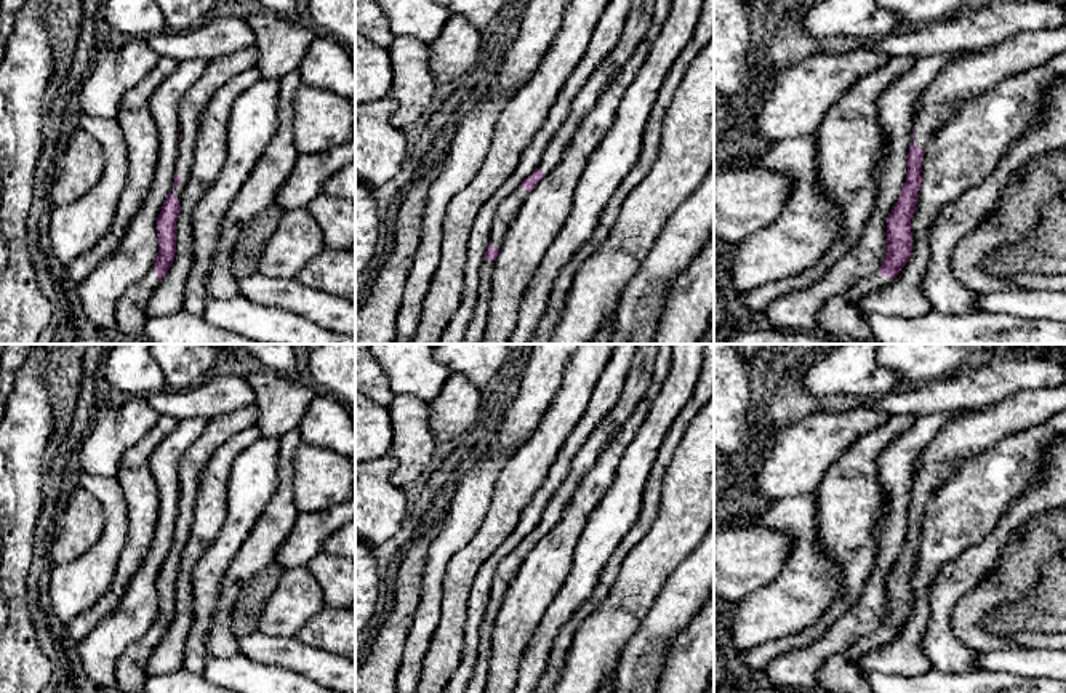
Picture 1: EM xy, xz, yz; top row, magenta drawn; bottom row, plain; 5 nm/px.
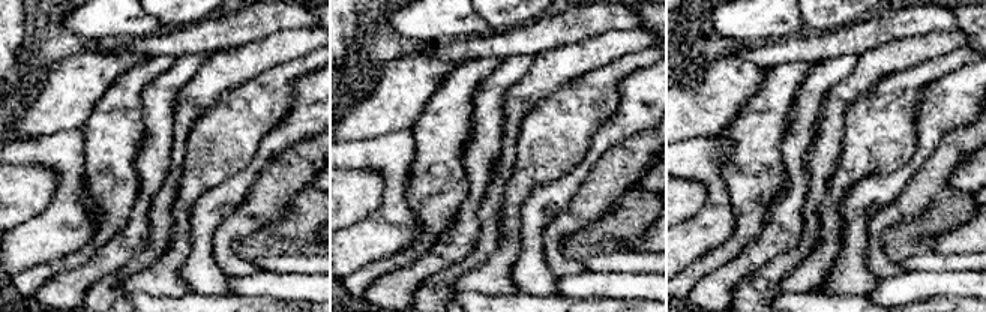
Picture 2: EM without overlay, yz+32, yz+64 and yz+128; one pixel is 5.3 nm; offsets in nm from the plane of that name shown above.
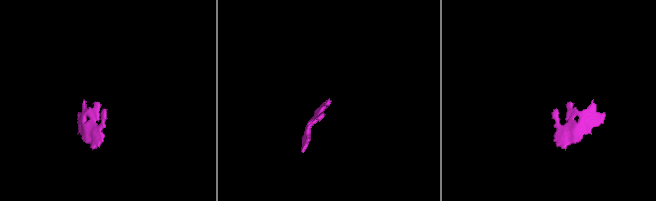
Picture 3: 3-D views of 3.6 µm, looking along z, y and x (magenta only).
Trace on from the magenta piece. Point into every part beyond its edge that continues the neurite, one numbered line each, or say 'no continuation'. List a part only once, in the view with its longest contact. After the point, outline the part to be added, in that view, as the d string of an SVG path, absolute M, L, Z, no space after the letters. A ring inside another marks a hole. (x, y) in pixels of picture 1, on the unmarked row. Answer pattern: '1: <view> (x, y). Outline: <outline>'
1: xy (220, 429). Outline: M254 405L210 419L205 432L179 458L178 471L182 496L178 507L178 528L174 533L181 536L181 541L171 547L171 552L178 557L181 557L190 533L203 466L226 440L234 434L254 426L256 419L258 408Z

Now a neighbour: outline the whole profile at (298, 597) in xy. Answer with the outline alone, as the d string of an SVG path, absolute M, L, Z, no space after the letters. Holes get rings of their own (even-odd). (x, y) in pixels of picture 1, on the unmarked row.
M306 567L288 568L266 603L259 631L271 637L296 637L327 607L322 587Z

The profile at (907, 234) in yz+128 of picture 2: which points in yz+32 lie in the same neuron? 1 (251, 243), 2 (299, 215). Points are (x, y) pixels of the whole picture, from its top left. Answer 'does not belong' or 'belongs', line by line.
1: belongs
2: belongs

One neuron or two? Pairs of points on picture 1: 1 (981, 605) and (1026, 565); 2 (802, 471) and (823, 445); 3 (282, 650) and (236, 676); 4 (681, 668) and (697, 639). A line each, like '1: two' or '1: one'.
1: one
2: one
3: two
4: one

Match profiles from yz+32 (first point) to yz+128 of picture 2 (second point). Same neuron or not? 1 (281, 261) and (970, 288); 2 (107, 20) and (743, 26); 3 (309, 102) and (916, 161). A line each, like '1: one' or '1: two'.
1: two
2: one
3: one

